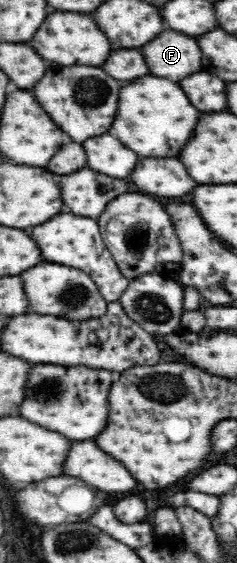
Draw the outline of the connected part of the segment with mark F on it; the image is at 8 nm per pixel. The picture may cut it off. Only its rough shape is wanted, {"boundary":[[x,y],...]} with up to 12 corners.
{"boundary":[[175,30],[145,44],[151,74],[175,82],[201,68],[197,42]]}

